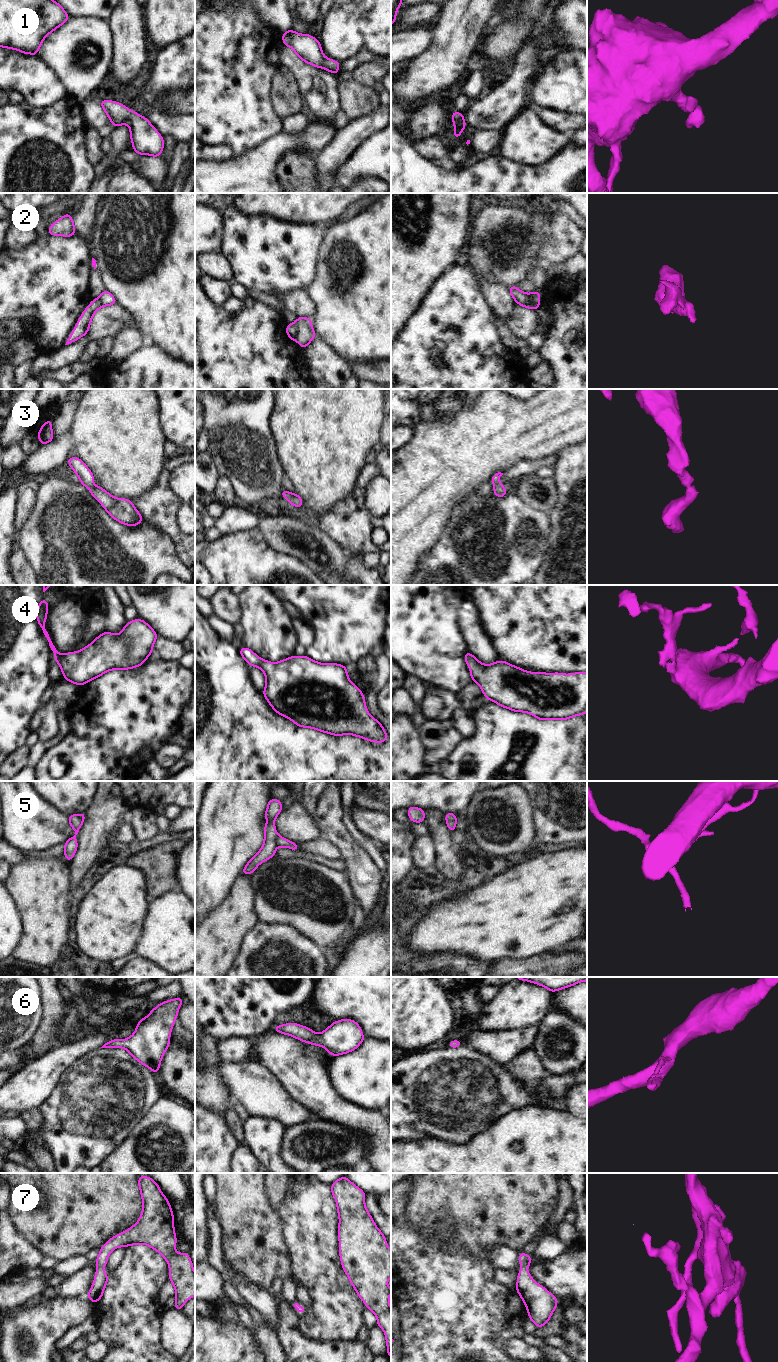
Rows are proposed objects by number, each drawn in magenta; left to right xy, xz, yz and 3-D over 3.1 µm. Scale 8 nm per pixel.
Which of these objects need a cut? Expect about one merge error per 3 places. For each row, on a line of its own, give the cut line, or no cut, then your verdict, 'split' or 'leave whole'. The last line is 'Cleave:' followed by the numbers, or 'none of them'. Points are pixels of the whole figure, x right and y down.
1: no cut | leave whole
2: xz (295, 322), (297, 333), (292, 339) | split
3: no cut | leave whole
4: no cut | leave whole
5: xz (278, 835), (275, 846) | split
6: no cut | leave whole
7: no cut | leave whole
Cleave: 2, 5

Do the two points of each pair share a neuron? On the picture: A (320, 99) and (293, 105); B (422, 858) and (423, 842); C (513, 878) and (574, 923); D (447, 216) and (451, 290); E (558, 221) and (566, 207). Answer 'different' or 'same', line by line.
A: different
B: same
C: same
D: different
E: different

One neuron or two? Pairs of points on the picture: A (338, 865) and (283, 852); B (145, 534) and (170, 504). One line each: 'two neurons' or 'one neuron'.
A: one neuron
B: two neurons

